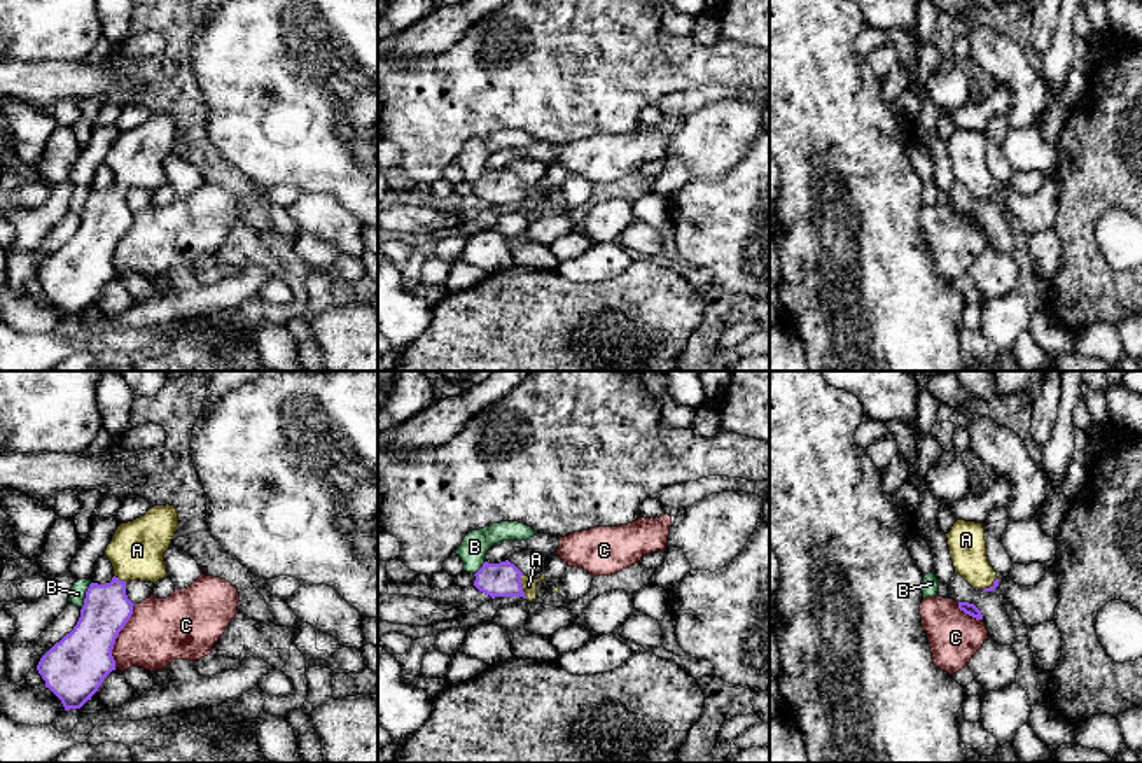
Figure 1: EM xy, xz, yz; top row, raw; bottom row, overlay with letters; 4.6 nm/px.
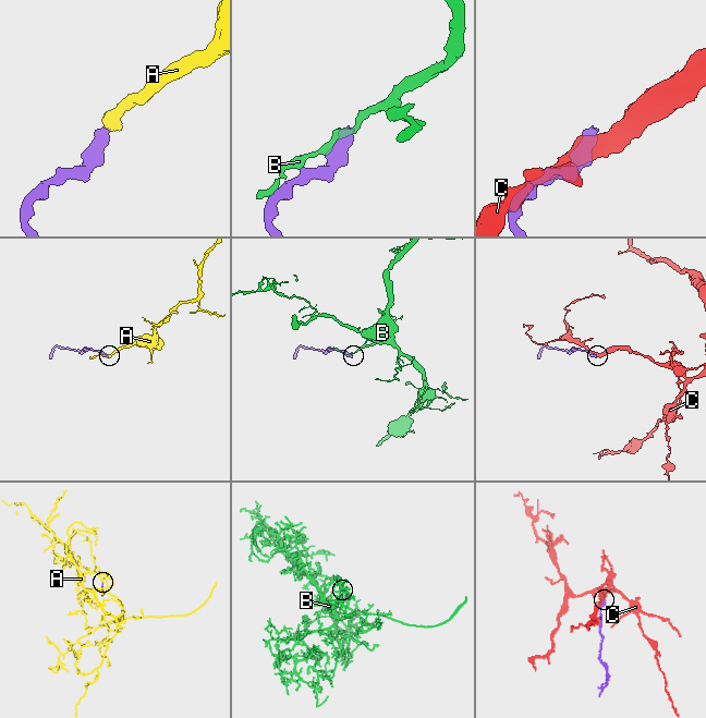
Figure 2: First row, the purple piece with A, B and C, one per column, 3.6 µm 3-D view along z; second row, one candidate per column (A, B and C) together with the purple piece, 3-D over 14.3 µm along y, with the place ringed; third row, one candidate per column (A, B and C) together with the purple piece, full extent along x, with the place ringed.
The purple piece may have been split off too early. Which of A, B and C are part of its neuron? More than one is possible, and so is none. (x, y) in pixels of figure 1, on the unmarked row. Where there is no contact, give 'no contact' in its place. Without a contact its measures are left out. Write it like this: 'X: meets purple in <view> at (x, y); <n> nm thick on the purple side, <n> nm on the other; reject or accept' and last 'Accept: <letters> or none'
A: meets purple in xz at (522, 195); 160 nm thick on the purple side, 70 nm on the other; accept
B: meets purple in xy at (86, 203); 220 nm thick on the purple side, 80 nm on the other; reject
C: meets purple in xy at (118, 242); 280 nm thick on the purple side, 300 nm on the other; reject
Accept: A

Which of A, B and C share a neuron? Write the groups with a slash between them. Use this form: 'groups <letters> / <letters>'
groups A / B / C

